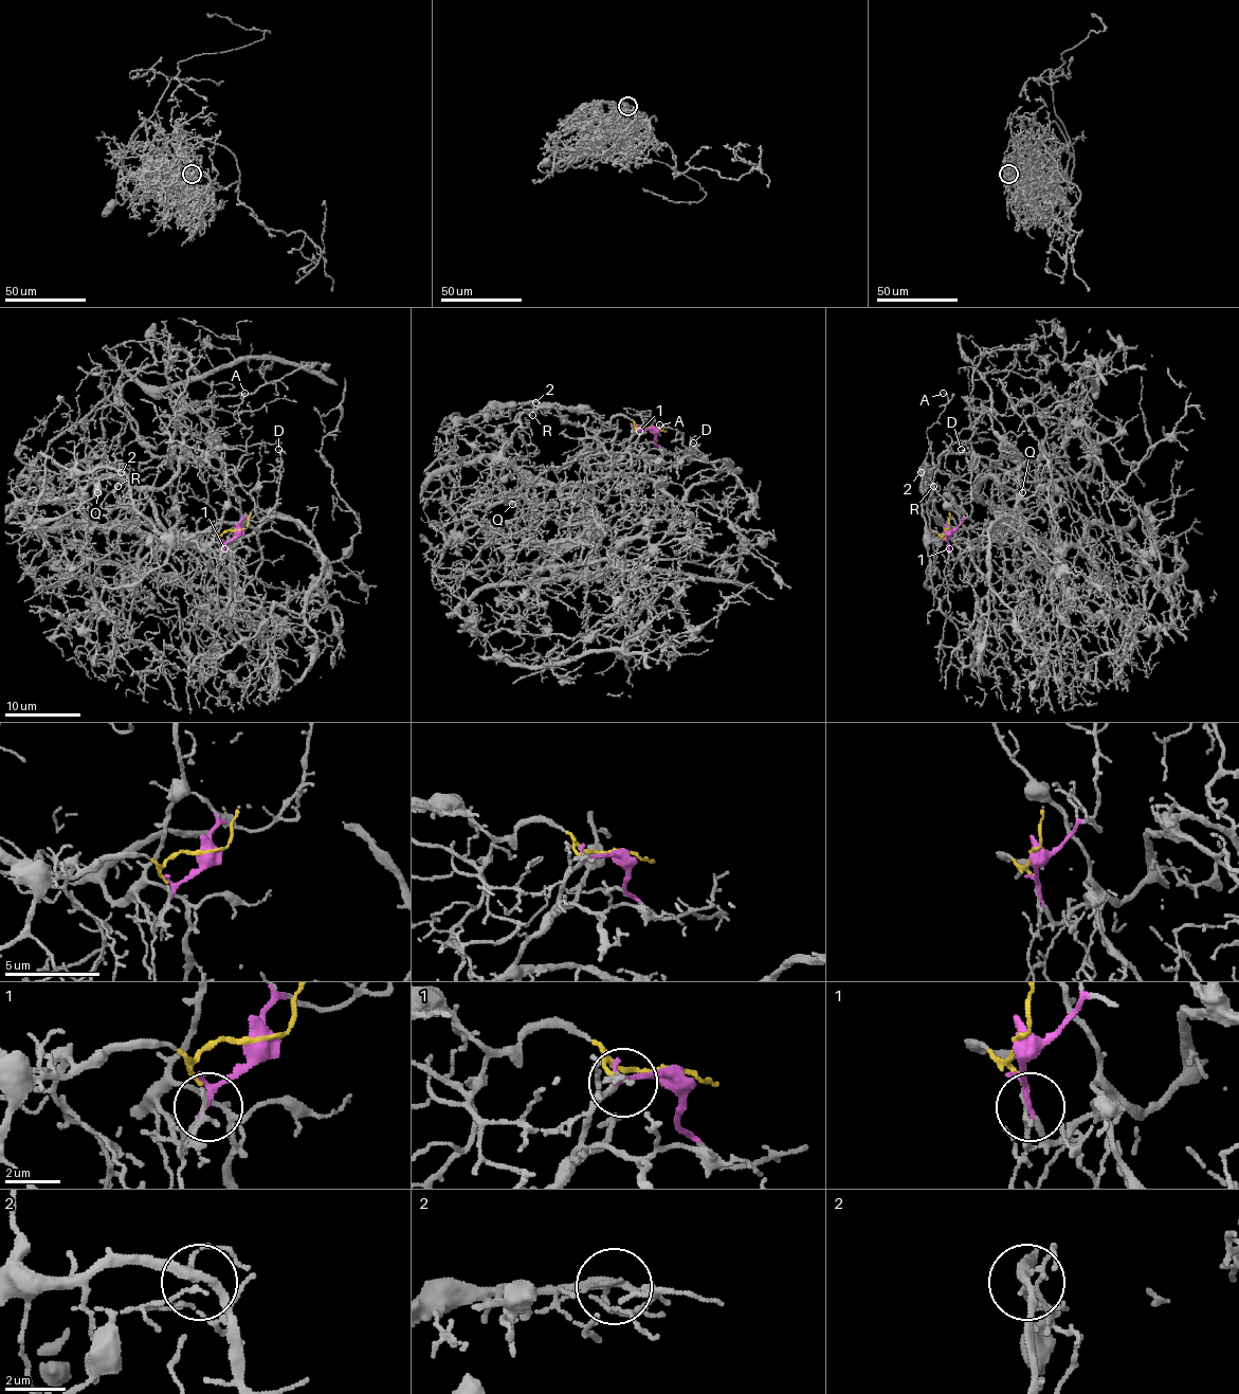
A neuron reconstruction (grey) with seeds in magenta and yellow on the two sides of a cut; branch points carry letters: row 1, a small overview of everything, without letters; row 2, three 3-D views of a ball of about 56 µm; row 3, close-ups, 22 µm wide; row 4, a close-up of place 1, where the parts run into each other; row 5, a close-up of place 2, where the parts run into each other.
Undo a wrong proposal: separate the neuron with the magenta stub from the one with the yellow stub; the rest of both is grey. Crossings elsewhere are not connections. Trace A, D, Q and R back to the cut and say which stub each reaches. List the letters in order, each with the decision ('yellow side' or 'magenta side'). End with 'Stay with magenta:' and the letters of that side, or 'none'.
A: magenta side
D: magenta side
Q: yellow side
R: yellow side
Stay with magenta: A, D

